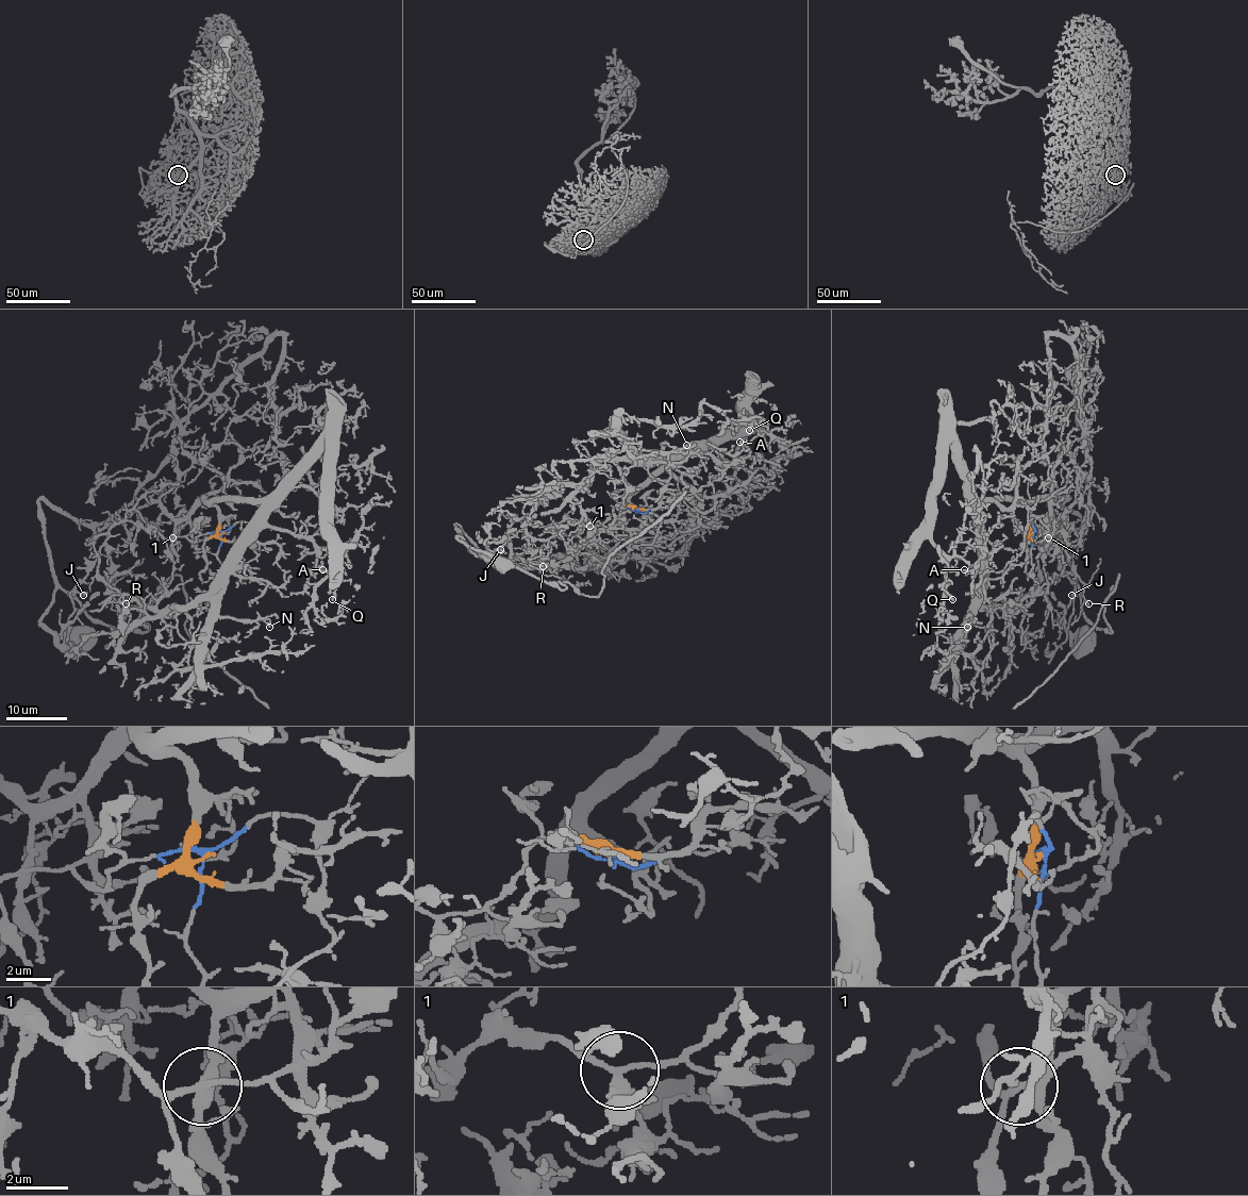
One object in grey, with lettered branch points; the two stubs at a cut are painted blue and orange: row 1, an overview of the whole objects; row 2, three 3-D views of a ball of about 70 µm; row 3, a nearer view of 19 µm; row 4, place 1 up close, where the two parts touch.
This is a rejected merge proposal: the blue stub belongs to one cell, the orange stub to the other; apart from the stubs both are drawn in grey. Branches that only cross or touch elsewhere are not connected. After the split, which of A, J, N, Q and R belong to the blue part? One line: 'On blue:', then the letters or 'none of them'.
On blue: J, R

